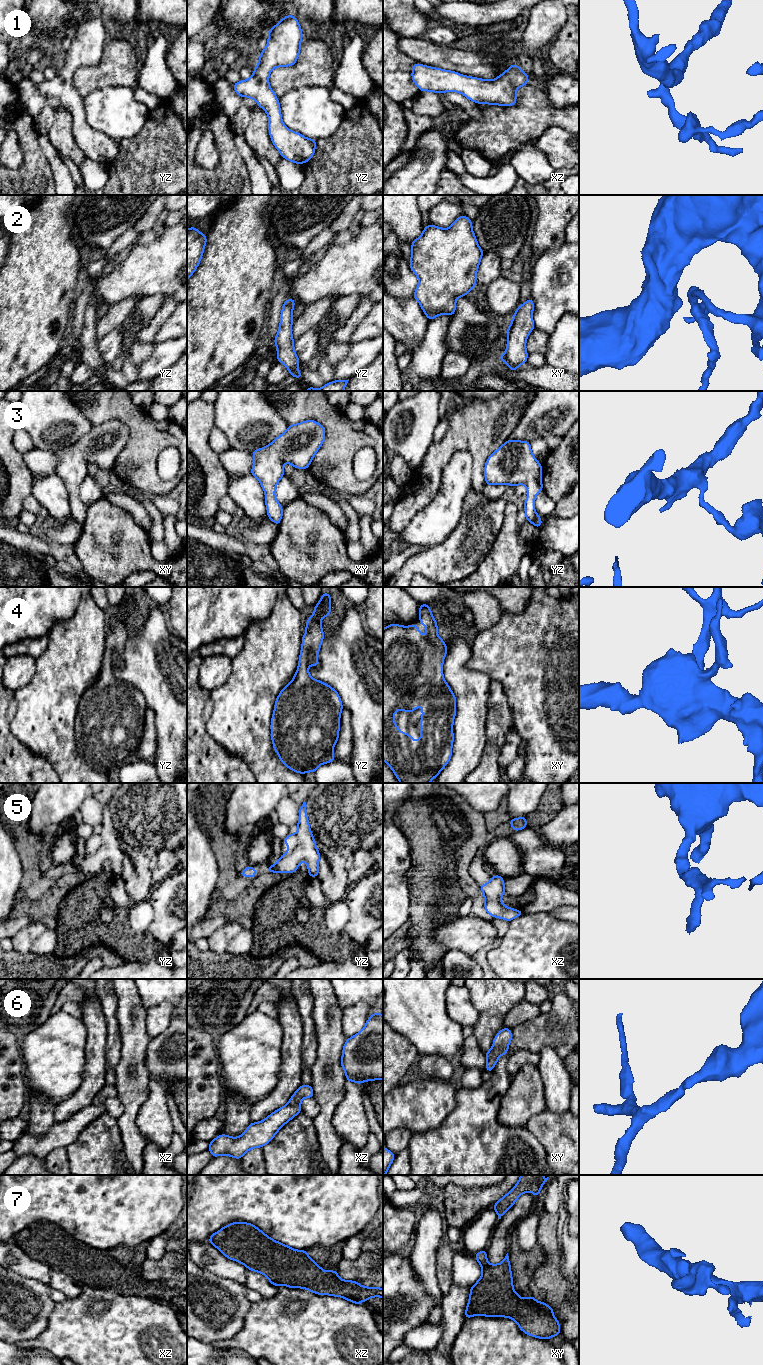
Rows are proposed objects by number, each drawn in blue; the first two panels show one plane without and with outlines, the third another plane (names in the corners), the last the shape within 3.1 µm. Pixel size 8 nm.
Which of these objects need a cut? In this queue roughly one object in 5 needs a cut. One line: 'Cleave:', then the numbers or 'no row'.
Cleave: no row

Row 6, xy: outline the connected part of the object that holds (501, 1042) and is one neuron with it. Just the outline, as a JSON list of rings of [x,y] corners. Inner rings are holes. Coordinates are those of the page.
[[[503,1028],[496,1034],[492,1048],[486,1051],[486,1071],[491,1072],[499,1057],[507,1054],[511,1040],[512,1033],[510,1028]]]

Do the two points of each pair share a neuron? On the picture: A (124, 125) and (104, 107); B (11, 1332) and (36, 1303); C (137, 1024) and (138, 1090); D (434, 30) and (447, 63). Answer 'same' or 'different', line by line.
A: same
B: same
C: same
D: different

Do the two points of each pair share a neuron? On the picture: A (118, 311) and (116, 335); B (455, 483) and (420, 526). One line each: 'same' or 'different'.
A: different
B: same

